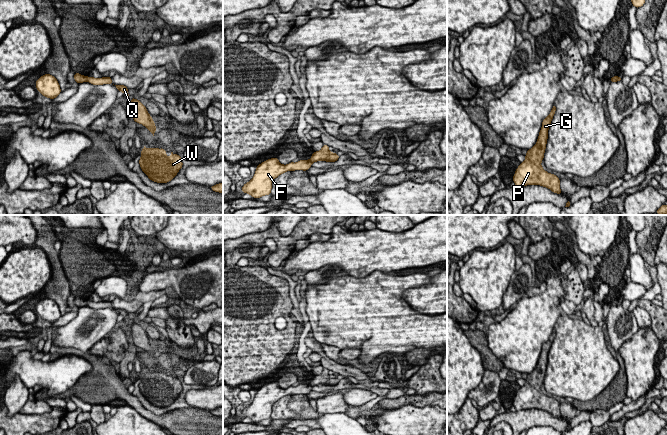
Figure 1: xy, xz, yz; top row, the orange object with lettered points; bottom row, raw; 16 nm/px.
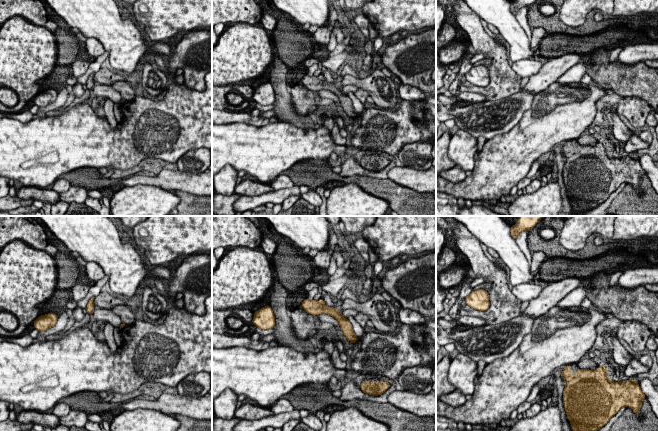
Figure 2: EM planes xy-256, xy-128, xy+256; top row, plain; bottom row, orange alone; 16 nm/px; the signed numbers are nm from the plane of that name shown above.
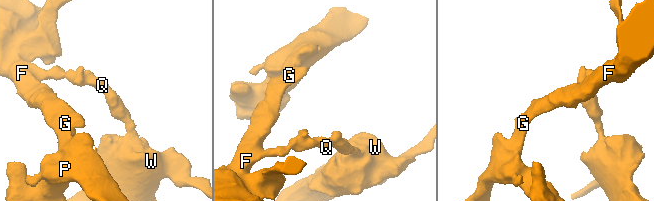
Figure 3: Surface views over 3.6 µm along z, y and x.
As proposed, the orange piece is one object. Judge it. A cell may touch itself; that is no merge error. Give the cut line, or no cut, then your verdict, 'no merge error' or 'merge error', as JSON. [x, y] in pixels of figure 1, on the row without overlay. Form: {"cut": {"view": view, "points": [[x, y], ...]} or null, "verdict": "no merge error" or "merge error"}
{"cut": {"view": "xy", "points": [[86, 301], [87, 304]]}, "verdict": "merge error"}

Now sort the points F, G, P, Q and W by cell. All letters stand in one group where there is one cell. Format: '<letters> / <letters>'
F G P / Q W

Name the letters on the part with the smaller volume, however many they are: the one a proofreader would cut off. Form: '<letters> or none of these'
Q, W

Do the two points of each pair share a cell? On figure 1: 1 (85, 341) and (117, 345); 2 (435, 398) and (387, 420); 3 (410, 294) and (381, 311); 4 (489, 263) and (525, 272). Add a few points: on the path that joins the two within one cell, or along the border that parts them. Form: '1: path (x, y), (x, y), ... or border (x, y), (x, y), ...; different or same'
1: border (104, 336), (87, 351); different
2: border (436, 404), (424, 406), (402, 405), (394, 409); different
3: border (423, 285), (410, 287), (402, 294), (417, 311); different
4: border (515, 269), (506, 291); different

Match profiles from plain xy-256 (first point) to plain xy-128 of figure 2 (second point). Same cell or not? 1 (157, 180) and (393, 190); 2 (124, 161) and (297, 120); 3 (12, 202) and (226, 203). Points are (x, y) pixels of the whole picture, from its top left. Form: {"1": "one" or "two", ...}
{"1": "two", "2": "two", "3": "two"}

